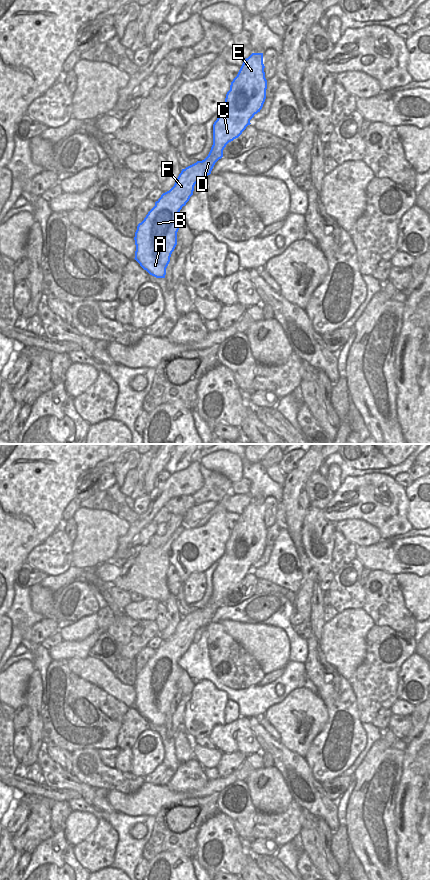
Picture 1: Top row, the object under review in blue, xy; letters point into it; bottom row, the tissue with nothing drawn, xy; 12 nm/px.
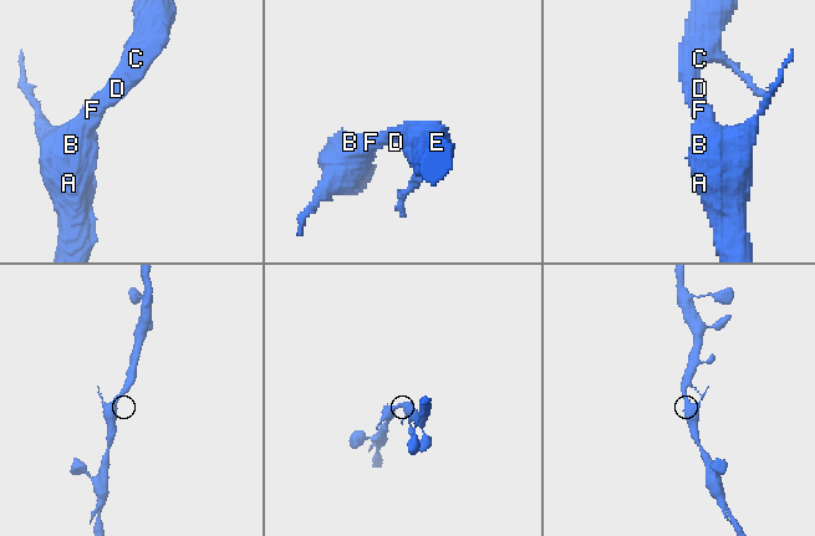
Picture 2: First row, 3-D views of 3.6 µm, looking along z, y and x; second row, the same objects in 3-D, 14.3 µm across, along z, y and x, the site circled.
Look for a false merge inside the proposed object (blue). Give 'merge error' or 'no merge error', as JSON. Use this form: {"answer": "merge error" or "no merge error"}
{"answer": "no merge error"}

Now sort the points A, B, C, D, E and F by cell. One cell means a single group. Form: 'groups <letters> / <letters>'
groups A B C D E F

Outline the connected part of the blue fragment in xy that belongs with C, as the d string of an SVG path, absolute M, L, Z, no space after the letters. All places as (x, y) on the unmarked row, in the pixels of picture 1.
M252 501L245 507L213 572L213 593L208 604L182 617L174 634L161 643L138 672L134 707L150 723L165 726L181 674L178 661L193 643L195 632L211 622L226 593L238 586L262 557L267 537L264 516L263 501Z

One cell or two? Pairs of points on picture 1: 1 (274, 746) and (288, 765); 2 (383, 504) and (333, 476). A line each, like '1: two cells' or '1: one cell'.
1: one cell
2: two cells

